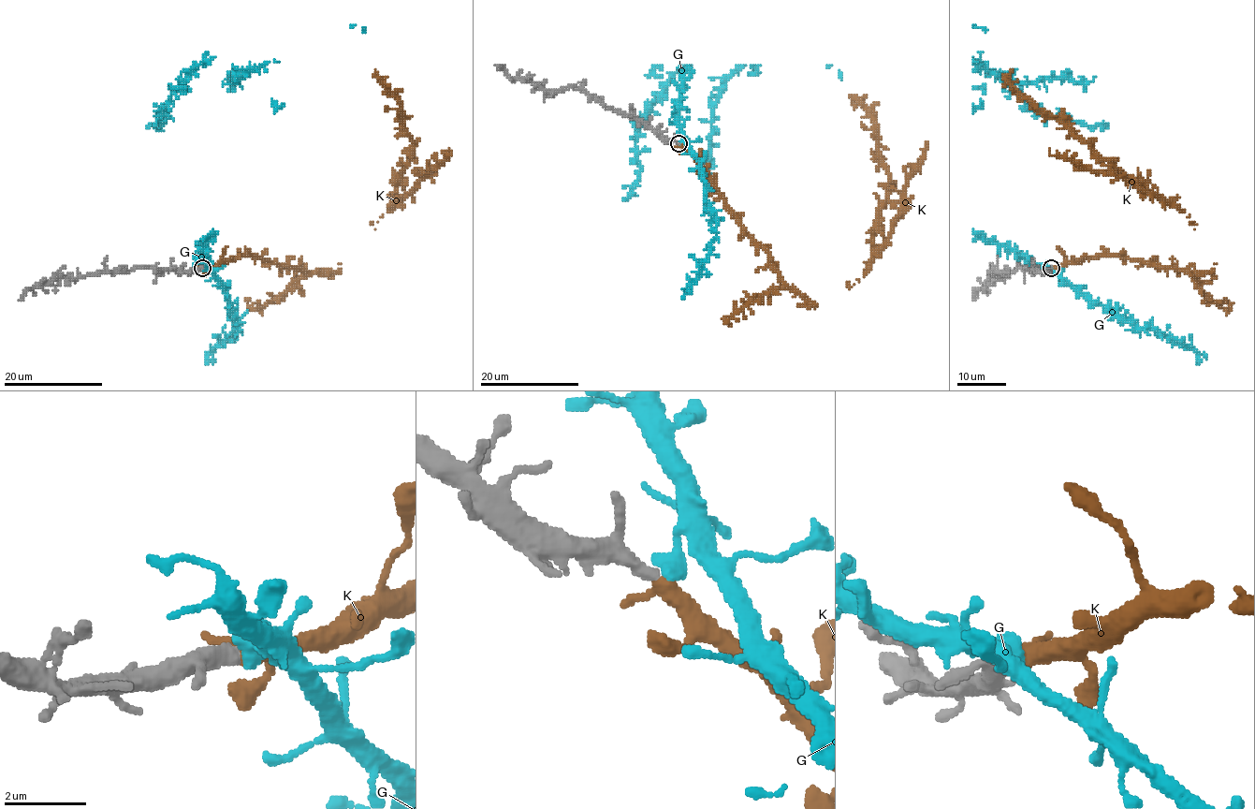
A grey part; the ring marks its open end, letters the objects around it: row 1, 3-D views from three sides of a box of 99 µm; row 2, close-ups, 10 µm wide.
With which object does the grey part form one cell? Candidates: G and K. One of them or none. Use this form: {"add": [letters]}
{"add": ["K"]}

